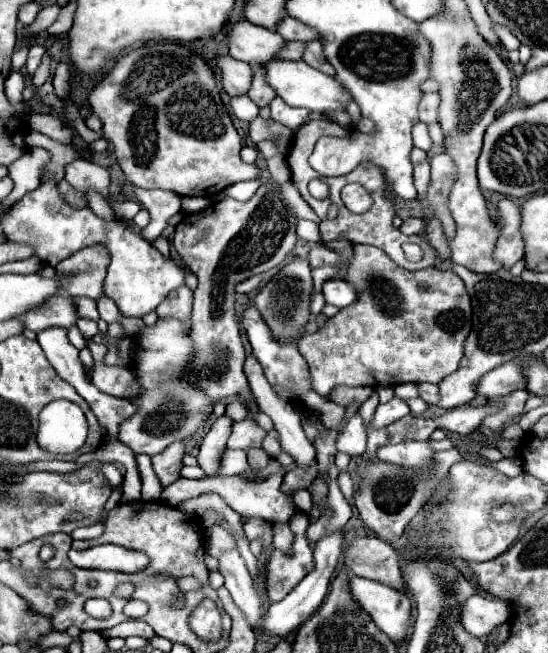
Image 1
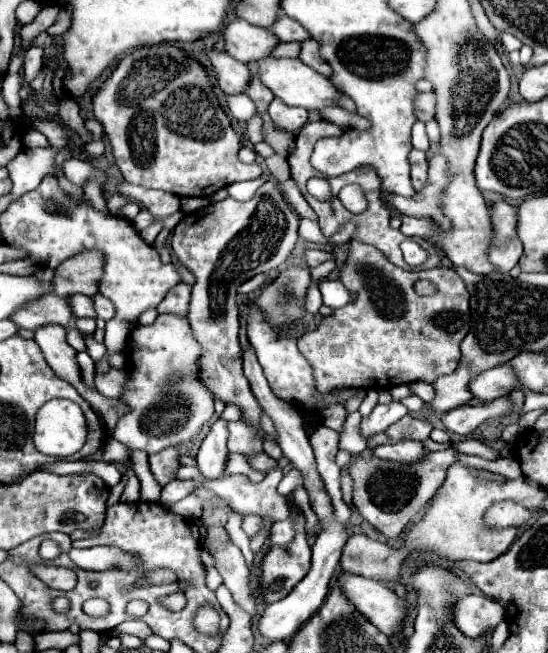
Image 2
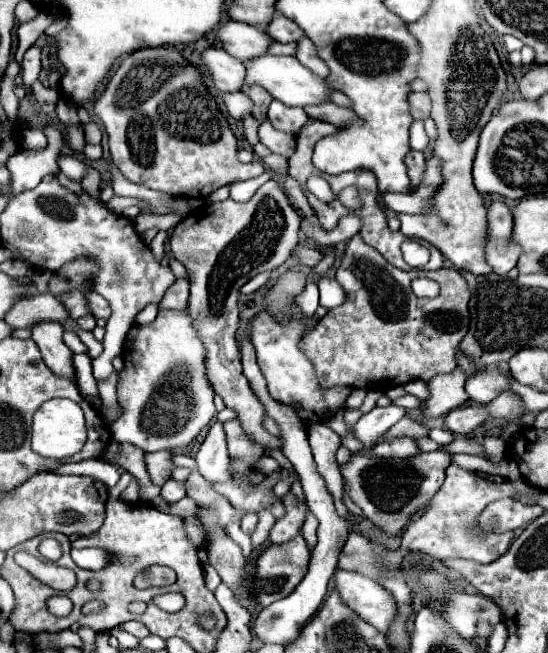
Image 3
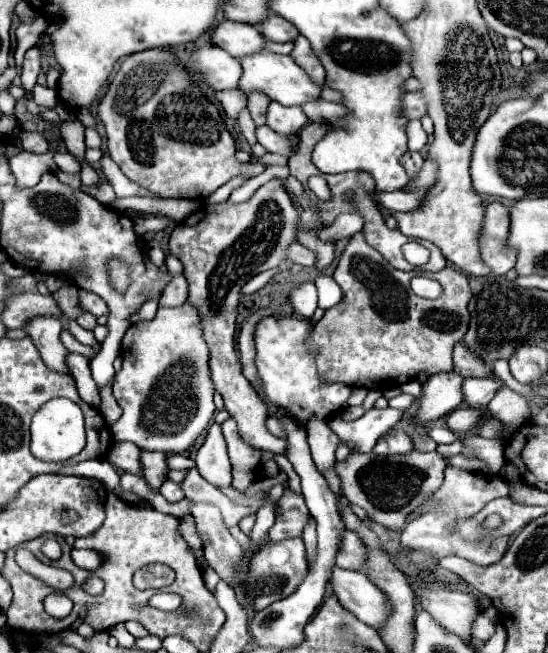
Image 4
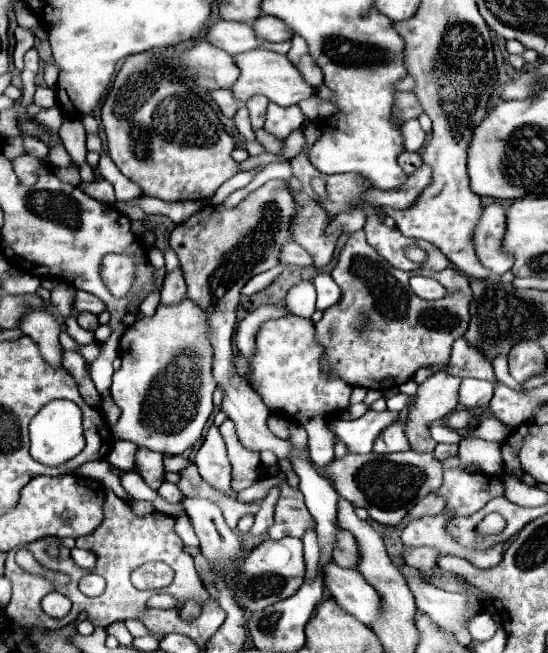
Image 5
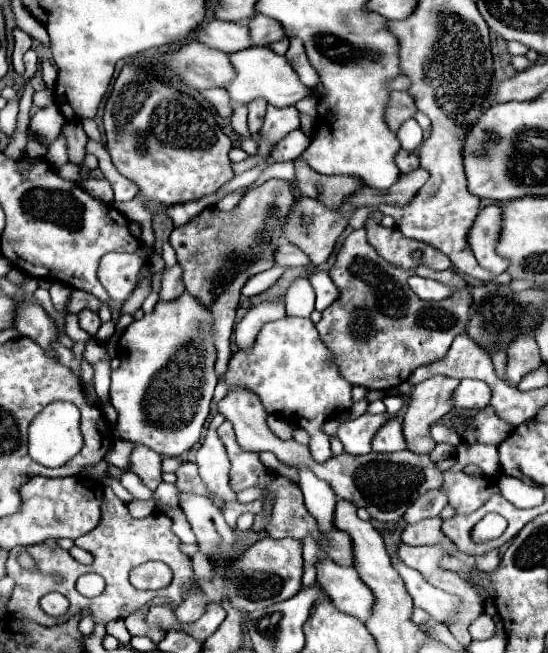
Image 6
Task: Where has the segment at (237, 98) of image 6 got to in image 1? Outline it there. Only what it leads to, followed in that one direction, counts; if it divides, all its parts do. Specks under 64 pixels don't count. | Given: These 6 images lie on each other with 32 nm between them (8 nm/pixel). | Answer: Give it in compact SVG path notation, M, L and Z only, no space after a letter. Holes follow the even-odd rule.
M268 60L262 64L264 68L264 80L270 84L288 106L302 106L308 108L310 112L324 114L328 110L344 110L346 102L352 98L344 86L340 86L332 76L326 76L312 66L308 66L302 60Z

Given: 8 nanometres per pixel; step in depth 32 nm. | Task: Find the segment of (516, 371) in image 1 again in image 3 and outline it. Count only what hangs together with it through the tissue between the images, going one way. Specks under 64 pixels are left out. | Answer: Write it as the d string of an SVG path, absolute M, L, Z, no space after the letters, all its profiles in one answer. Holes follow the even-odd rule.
M490 368L478 376L470 376L464 388L468 392L468 402L484 406L490 400L494 400L498 392L508 390L508 380L496 368Z

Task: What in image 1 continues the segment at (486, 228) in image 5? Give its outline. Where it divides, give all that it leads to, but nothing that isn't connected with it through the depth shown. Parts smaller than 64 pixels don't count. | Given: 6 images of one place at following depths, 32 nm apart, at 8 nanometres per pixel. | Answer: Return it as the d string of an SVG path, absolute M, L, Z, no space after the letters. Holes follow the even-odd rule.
M504 198L496 204L498 210L498 230L500 240L496 240L496 260L500 260L504 270L510 270L524 254L524 242L520 236L520 206Z

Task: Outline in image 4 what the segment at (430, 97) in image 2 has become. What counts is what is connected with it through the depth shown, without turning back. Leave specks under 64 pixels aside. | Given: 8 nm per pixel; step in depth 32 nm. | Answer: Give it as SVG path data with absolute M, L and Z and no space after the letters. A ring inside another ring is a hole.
M404 92L402 94L402 112L404 112L404 116L408 116L408 120L422 118L426 114L426 104L424 104L422 96L418 92Z

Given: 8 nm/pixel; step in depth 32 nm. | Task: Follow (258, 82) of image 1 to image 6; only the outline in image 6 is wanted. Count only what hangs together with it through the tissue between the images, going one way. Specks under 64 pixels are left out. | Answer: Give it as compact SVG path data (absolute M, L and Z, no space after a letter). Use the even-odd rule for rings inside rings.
M252 100L248 104L248 130L252 136L258 134L262 120L264 120L264 112L266 112L266 102L264 100Z

